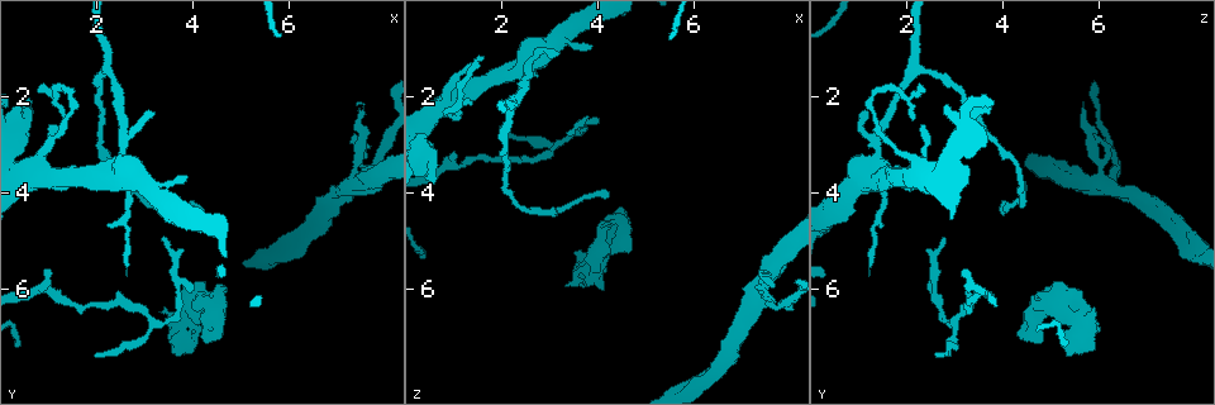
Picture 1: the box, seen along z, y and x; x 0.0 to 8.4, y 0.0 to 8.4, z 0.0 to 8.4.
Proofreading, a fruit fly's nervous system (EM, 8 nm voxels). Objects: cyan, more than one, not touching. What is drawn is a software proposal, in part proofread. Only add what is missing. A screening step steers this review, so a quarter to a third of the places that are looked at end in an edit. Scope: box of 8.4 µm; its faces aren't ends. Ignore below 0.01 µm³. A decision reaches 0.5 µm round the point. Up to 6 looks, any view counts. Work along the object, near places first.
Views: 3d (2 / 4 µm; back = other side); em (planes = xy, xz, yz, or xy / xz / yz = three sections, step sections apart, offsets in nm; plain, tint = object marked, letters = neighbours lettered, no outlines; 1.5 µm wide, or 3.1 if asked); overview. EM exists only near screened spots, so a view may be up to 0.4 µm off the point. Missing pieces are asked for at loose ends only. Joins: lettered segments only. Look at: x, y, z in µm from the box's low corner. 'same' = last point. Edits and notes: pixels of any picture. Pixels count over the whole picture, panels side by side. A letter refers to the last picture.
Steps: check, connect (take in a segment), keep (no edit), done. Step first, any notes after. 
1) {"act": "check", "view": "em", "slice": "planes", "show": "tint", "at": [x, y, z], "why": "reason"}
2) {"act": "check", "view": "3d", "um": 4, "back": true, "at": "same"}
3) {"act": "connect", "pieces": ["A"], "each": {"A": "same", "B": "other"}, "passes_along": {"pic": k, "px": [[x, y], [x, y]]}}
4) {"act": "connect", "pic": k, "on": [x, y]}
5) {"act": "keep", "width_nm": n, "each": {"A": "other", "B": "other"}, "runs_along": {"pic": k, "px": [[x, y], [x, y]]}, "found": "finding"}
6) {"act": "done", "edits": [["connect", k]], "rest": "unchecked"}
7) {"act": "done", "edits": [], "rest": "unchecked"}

{"act": "check", "view": "em", "slice": "planes", "show": "tint", "at": [7.60, 2.30, 5.70], "why": "tapers out"}

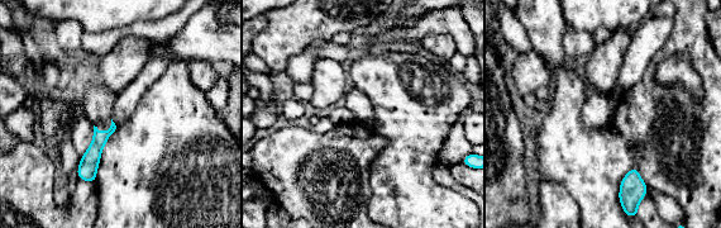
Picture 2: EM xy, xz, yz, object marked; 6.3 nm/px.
{"act": "check", "view": "em", "slice": "planes", "show": "letters", "at": "same"}

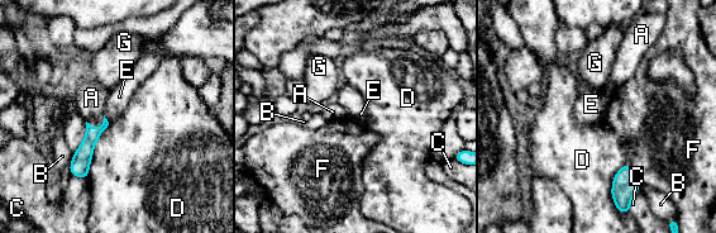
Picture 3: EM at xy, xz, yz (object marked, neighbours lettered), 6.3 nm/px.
{"act": "keep", "each": {"A": "other", "B": "other", "C": "other", "D": "other", "E": "other", "F": "other", "G": "other"}, "border": {"pic": 3, "px": [[104, 114], [109, 122]]}, "found": "no lettered segment goes on from it"}

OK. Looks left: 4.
{"act": "check", "view": "em", "slice": "planes", "show": "letters", "at": [4.15, 4.40, 4.05]}

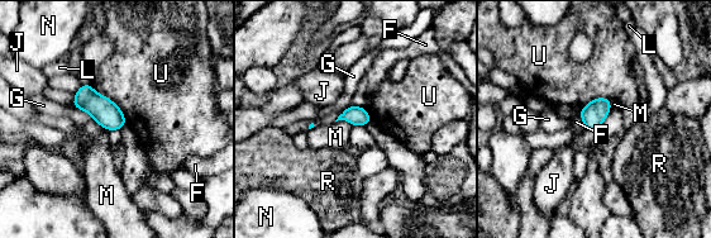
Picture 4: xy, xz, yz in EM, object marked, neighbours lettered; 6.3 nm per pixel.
{"act": "keep", "each": {"F": "other", "G": "other", "J": "other", "L": "other", "M": "other", "N": "other", "R": "other", "U": "other"}, "border": {"pic": 4, "px": [[335, 120], [347, 120], [352, 125]]}, "found": "no lettered segment goes on from it"}

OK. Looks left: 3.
{"act": "check", "view": "3d", "um": 4, "at": [3.25, 2.30, 1.10], "why": "tapers out"}

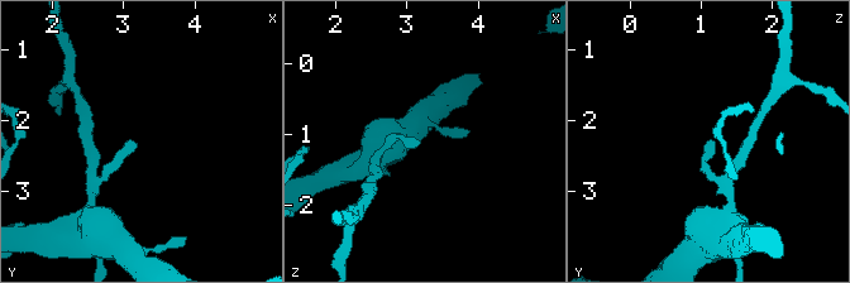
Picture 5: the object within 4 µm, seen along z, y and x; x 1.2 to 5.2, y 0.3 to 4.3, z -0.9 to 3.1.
{"act": "check", "view": "em", "slice": "xz", "step": 8, "show": "letters", "at": [3.15, 2.35, 1.15]}

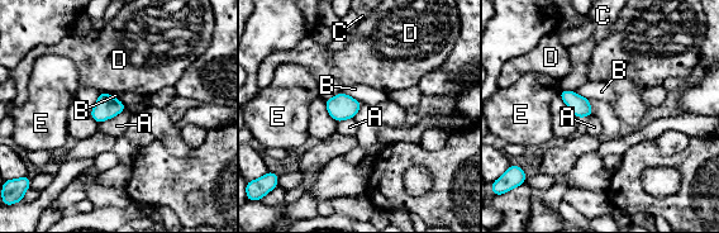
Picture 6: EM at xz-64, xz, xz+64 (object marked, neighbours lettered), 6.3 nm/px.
{"act": "check", "view": "em", "slice": "planes", "show": "letters", "at": "same"}

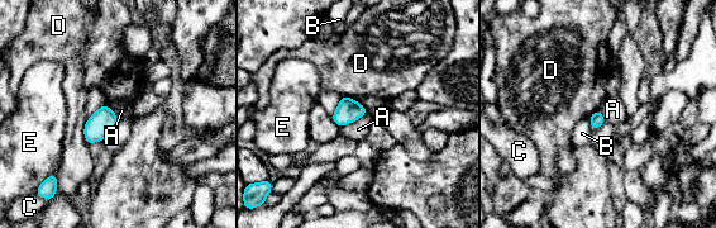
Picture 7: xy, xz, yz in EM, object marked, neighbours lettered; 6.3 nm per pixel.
{"act": "keep", "each": {"A": "other", "B": "other", "C": "other", "D": "other", "E": "other"}, "border": {"pic": 7, "px": [[366, 114], [339, 128]]}, "found": "none of them fits"}

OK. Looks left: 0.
{"act": "done", "edits": [], "rest": "unchecked"}

